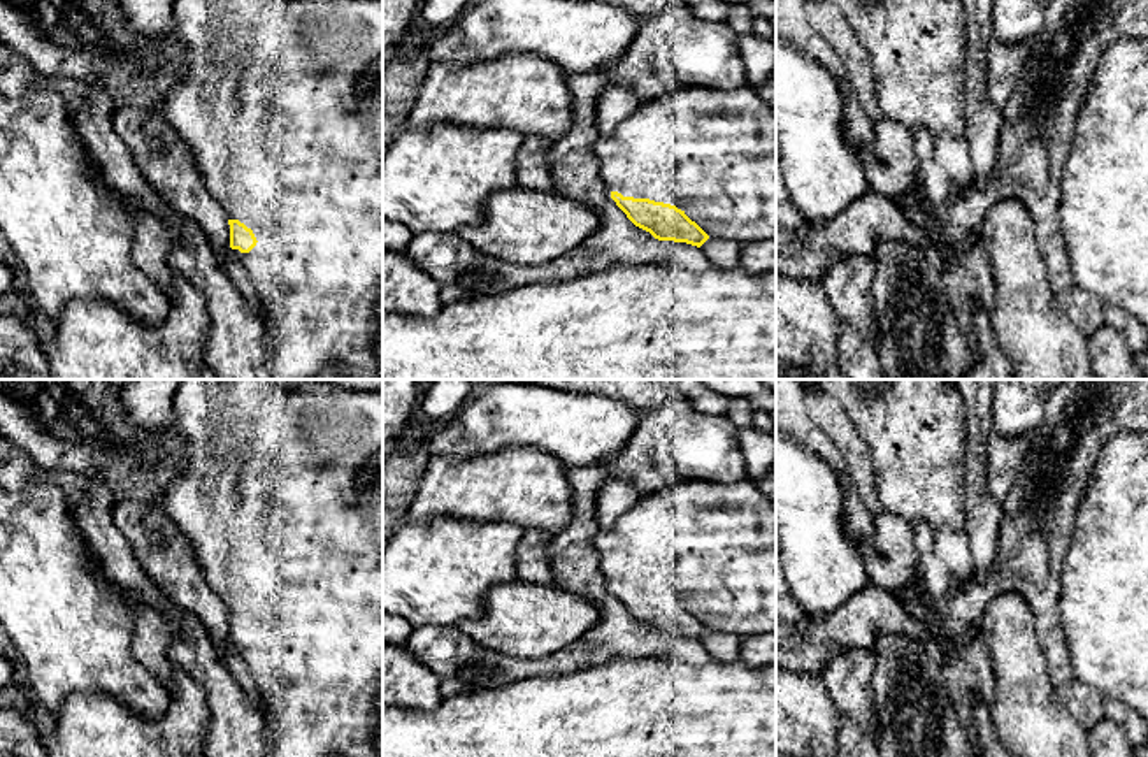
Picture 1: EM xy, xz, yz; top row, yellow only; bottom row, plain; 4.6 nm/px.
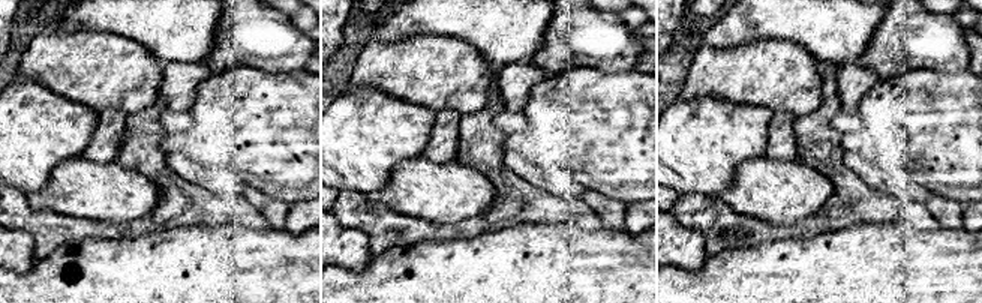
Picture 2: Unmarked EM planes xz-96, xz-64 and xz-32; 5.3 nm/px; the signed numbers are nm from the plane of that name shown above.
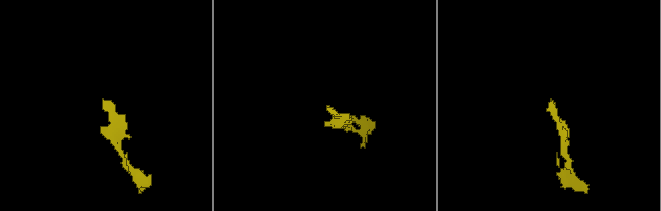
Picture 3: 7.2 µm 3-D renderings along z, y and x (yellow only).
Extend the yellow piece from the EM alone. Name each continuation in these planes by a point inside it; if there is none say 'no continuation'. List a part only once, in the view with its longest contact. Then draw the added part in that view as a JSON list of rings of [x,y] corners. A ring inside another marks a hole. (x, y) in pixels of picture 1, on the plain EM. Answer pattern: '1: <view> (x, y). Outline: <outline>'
1: xz (627, 585). Outline: [[[606,578],[606,587],[611,592],[611,587],[618,585],[623,590],[634,590],[634,592],[642,592],[635,583],[632,581],[625,581],[625,580],[618,580],[618,578]],[[611,592],[613,594],[613,592]]]

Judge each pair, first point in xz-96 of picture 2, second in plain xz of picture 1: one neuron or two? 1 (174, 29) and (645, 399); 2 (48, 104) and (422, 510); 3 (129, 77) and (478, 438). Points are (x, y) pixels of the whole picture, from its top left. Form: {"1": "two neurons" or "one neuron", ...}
{"1": "two neurons", "2": "two neurons", "3": "two neurons"}

